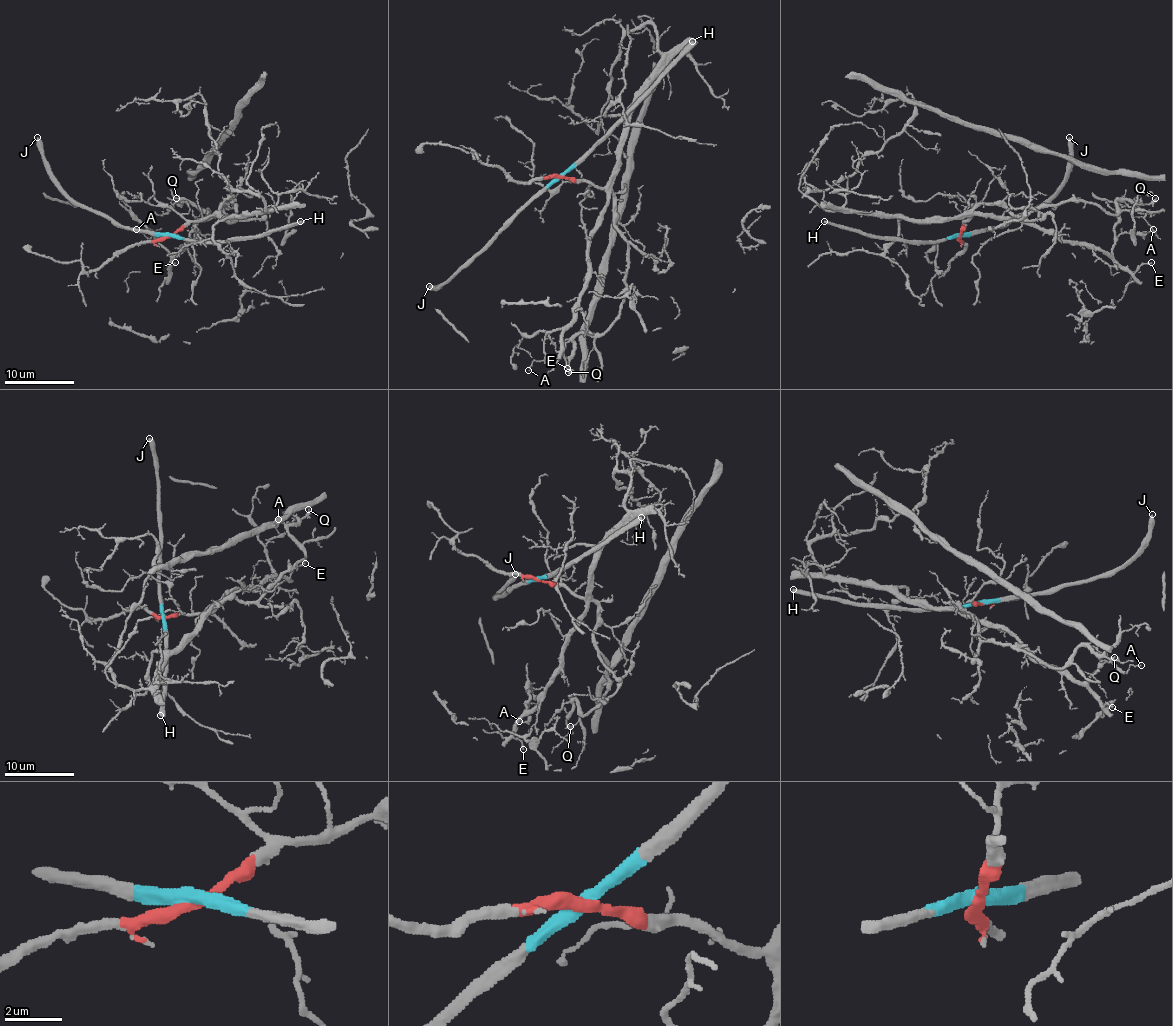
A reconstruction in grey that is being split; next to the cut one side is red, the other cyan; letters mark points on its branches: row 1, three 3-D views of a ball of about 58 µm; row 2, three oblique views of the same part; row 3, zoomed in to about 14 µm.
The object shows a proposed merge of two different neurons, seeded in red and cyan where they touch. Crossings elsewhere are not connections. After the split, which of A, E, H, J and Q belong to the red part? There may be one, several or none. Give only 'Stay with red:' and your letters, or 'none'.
Stay with red: A, E, Q

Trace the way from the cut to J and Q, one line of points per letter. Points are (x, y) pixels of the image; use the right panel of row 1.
J: (960, 236), (996, 229), (1038, 208), (1064, 179), (1069, 160), (1069, 137)
Q: (960, 236), (982, 203), (1003, 203), (1015, 215), (1071, 199), (1116, 213), (1116, 201), (1156, 198)

